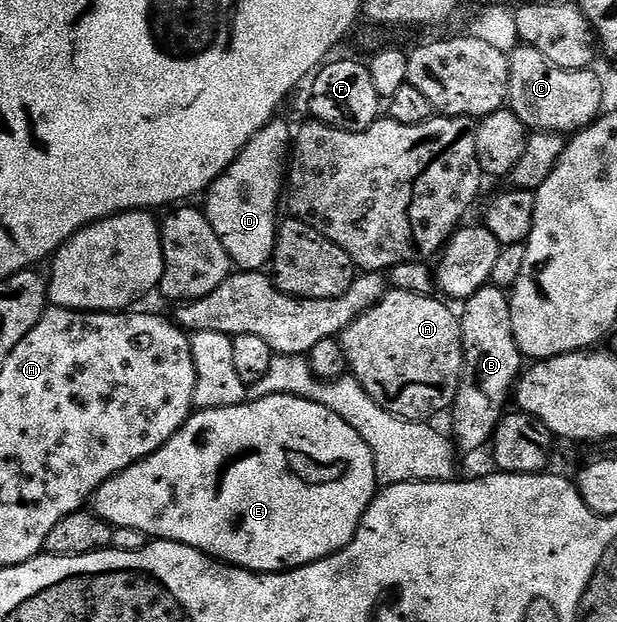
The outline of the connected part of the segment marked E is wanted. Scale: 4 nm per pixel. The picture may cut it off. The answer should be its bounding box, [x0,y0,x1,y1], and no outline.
[92,394,380,574]

